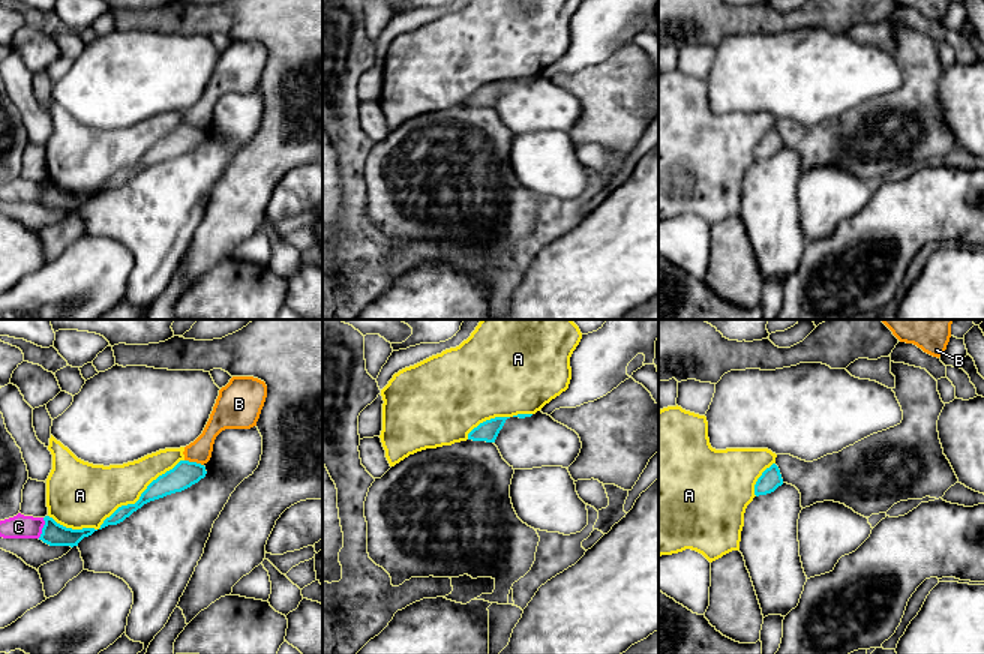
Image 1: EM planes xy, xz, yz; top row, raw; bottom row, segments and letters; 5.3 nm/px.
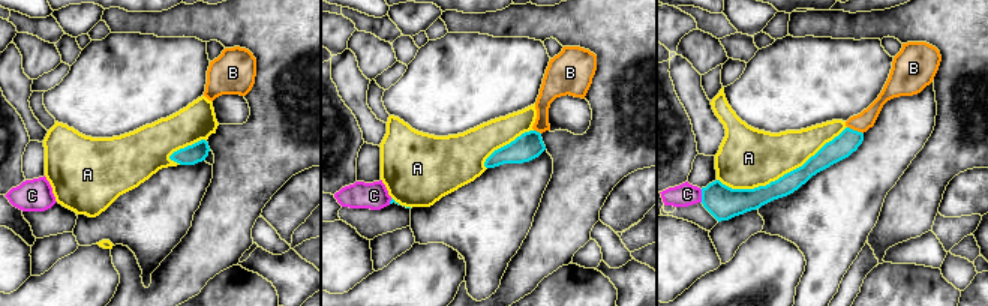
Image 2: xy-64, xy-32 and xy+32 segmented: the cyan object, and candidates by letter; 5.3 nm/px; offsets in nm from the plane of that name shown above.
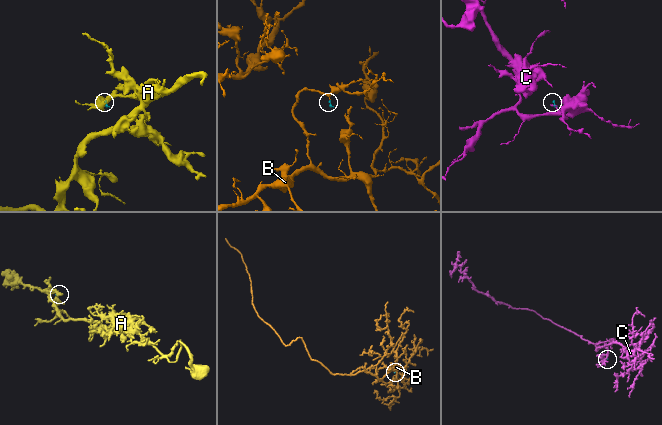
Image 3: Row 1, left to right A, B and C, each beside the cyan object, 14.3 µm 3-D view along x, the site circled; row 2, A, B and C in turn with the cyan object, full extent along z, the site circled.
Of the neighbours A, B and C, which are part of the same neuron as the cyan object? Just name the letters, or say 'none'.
none

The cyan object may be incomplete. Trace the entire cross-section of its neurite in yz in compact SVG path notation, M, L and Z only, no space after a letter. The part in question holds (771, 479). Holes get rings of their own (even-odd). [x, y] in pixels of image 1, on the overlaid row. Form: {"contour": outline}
{"contour": "M776 464L766 468L754 484L754 495L766 495L774 492L778 486L783 484L780 470Z"}

